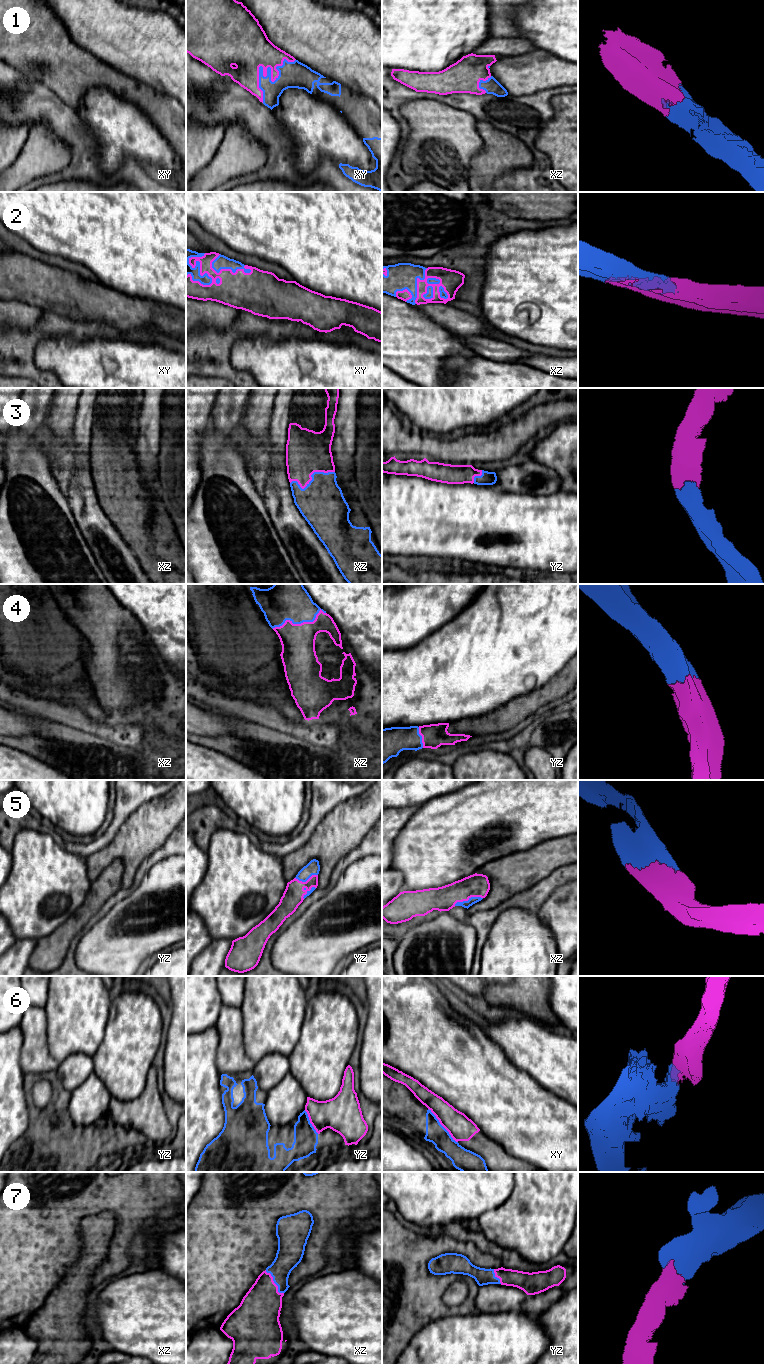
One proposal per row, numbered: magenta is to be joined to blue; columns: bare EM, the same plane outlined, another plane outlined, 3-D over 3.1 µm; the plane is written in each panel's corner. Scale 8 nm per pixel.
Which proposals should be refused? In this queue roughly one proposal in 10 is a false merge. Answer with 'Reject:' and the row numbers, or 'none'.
Reject: 6

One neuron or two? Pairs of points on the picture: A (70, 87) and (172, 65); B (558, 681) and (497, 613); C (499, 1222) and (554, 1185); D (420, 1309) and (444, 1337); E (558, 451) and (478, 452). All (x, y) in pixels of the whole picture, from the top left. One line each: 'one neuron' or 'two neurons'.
A: two neurons
B: two neurons
C: one neuron
D: two neurons
E: two neurons

